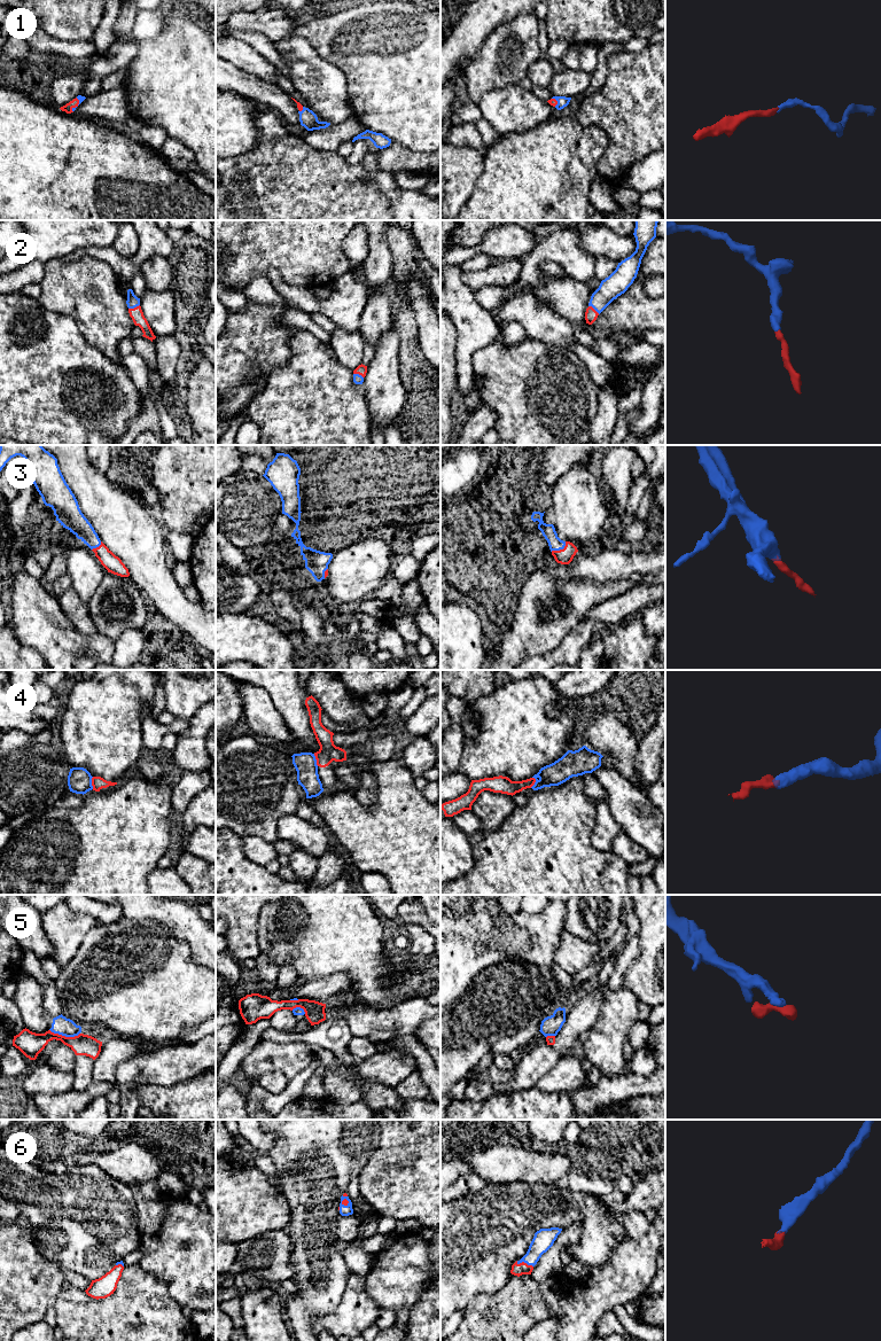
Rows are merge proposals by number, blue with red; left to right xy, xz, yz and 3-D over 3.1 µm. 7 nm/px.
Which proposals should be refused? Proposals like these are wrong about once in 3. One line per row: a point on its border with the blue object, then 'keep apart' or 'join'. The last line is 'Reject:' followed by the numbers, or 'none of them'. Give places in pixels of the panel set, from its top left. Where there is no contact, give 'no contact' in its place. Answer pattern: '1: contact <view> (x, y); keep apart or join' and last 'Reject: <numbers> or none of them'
1: contact xy (78, 104); join
2: contact xy (133, 308); join
3: contact yz (560, 548); join
4: contact xy (91, 782); keep apart
5: contact xy (64, 1035); keep apart
6: contact yz (524, 1262); join
Reject: 4, 5

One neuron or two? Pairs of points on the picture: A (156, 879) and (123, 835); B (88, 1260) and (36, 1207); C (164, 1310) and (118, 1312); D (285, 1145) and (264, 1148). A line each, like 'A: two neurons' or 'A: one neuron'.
A: two neurons
B: one neuron
C: one neuron
D: two neurons

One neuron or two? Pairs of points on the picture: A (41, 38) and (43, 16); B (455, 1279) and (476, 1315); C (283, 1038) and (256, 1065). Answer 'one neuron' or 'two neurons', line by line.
A: two neurons
B: two neurons
C: two neurons

